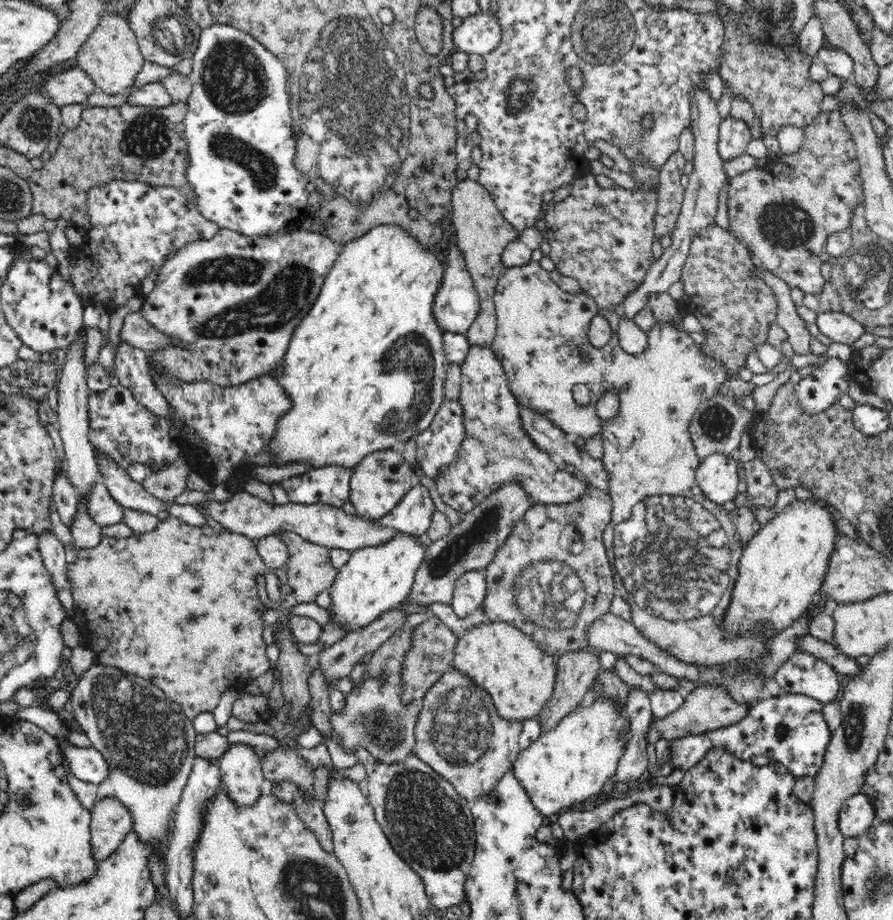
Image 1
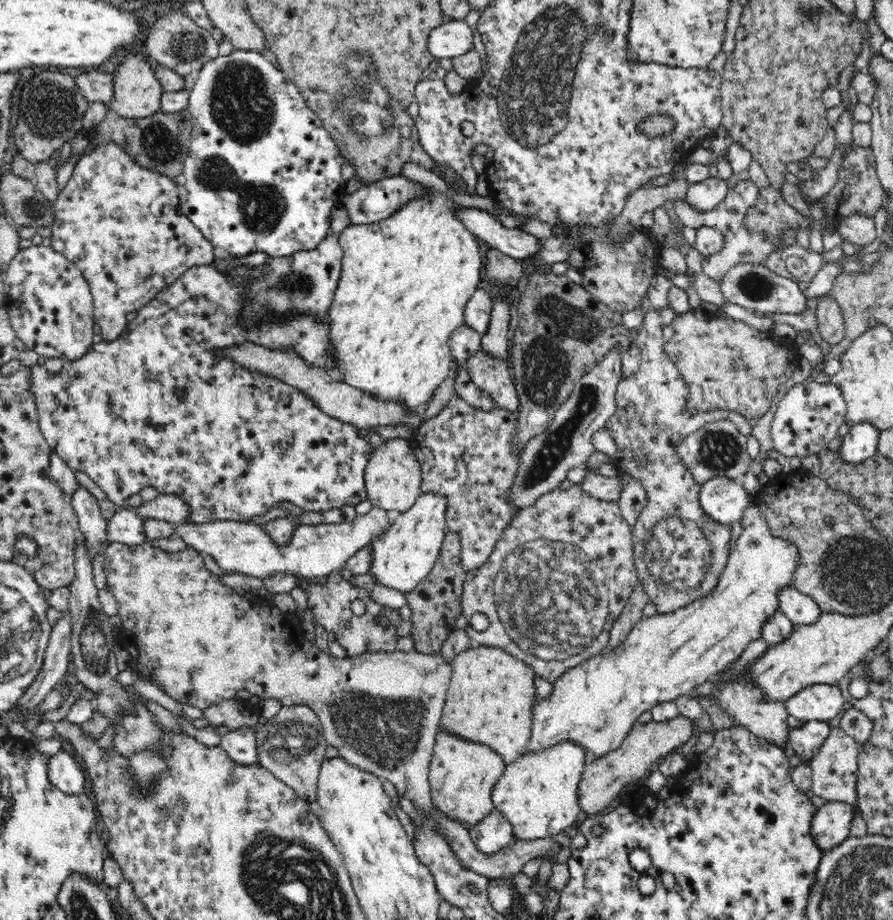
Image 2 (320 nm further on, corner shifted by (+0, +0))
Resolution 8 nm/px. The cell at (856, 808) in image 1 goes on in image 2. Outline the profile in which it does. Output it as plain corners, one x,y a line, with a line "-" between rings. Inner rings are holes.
826,802
814,813
810,835
819,850
829,851
851,836
854,809
844,802

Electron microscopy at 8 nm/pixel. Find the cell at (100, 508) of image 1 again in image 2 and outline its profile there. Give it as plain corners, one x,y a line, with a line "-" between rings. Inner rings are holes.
117,511
107,520
107,528
112,543
140,546
148,542
144,532
144,521
134,511

